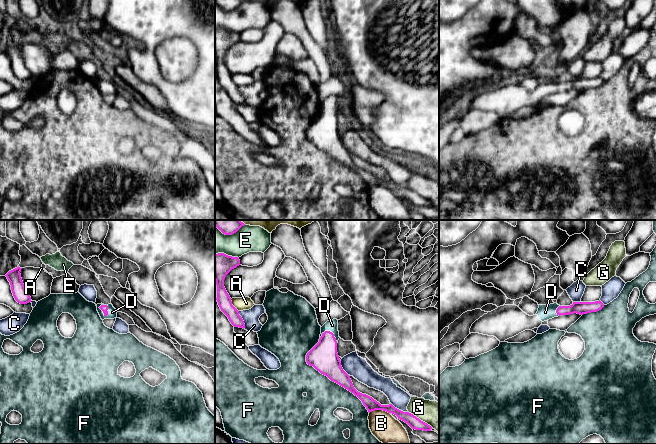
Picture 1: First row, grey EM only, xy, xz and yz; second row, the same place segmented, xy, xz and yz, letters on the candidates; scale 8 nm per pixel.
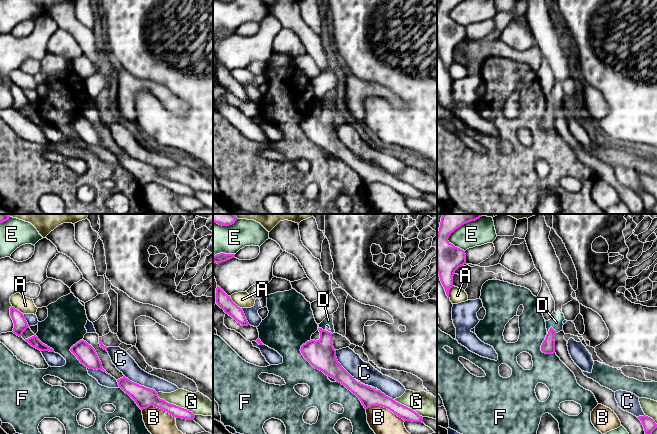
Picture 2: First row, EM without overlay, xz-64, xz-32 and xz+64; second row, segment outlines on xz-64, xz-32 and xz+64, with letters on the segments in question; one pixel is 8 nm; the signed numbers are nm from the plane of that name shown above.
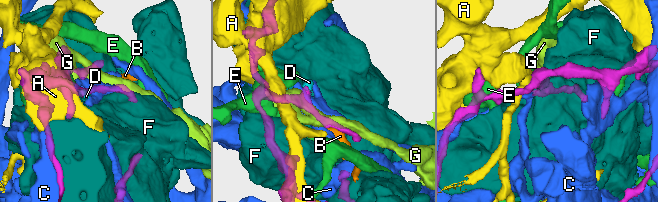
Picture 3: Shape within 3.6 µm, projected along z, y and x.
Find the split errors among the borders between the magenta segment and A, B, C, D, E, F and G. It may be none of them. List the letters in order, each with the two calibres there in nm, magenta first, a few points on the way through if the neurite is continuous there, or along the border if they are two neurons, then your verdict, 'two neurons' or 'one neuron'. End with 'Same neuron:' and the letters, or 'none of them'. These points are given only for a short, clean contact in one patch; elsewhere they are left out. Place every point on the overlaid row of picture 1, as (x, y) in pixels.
A: 110 nm thick on the magenta side, 100 nm on the other; two neurons
B: 100 nm thick on the magenta side, 220 nm on the other; border along xz (389, 412), (374, 410), (369, 413); two neurons
C: 110 nm thick on the magenta side, 130 nm on the other; two neurons
D: 60 nm thick on the magenta side, 80 nm on the other; runs through xy (104, 308), (103, 312), (112, 312); one neuron
E: 200 nm thick on the magenta side, 220 nm on the other; two neurons
F: 220 nm thick on the magenta side, 280 nm on the other; two neurons
G: 100 nm thick on the magenta side, 220 nm on the other; two neurons
Same neuron: D

